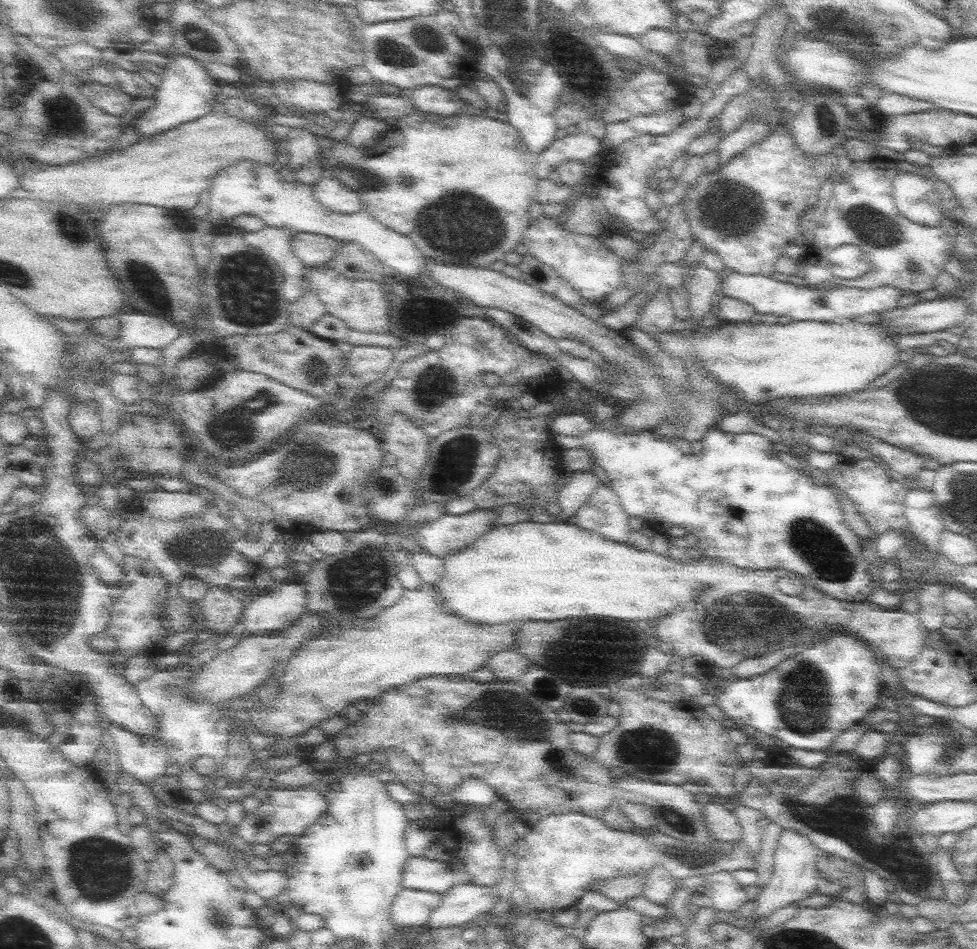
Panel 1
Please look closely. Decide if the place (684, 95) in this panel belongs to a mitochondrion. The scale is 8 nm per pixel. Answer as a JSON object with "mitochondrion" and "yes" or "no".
{"mitochondrion":"no"}

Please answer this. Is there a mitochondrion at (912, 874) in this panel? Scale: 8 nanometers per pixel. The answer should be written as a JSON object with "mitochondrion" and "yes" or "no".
{"mitochondrion":"no"}

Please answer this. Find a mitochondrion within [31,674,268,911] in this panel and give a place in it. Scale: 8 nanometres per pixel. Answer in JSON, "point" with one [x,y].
{"point":[101,872]}

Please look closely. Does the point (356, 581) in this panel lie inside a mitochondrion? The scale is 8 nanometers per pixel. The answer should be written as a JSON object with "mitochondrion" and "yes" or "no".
{"mitochondrion":"yes"}

